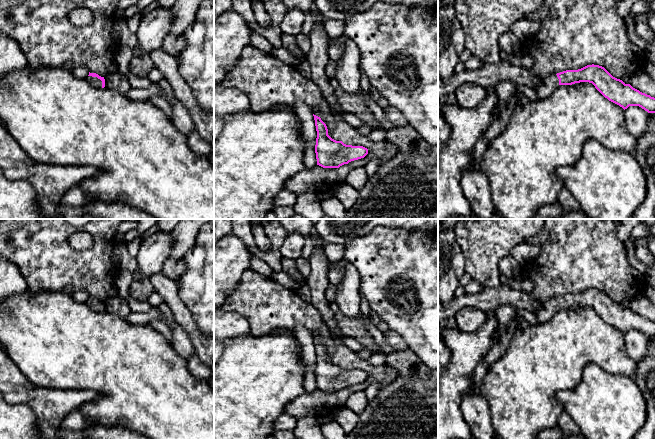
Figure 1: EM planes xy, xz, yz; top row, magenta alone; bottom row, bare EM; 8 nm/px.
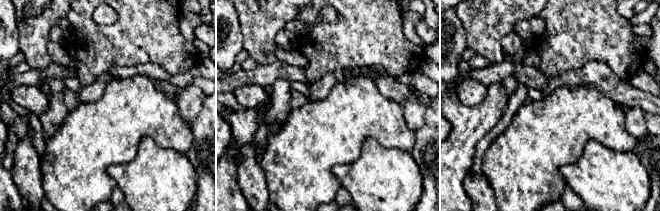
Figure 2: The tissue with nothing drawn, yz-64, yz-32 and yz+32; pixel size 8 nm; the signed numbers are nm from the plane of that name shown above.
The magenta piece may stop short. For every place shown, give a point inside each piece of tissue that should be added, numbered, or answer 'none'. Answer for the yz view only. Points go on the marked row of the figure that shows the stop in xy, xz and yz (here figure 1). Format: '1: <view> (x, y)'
1: yz (550, 83)

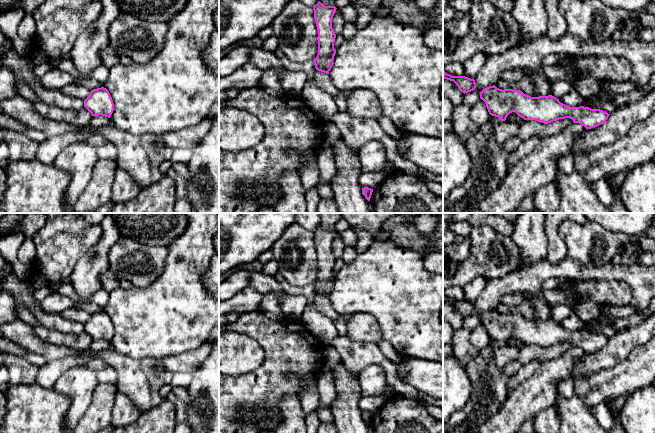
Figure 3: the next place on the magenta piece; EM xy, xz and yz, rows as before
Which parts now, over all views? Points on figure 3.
none

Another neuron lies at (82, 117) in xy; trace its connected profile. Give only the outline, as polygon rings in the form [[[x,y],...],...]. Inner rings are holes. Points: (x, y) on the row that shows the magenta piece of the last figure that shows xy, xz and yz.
[[[41,101],[32,102],[32,105],[43,117],[72,126],[86,126],[90,123],[92,118],[91,113],[85,107],[79,110],[64,109],[46,105]]]

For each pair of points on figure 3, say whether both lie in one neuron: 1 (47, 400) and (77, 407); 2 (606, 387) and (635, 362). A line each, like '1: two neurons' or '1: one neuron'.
1: two neurons
2: one neuron

